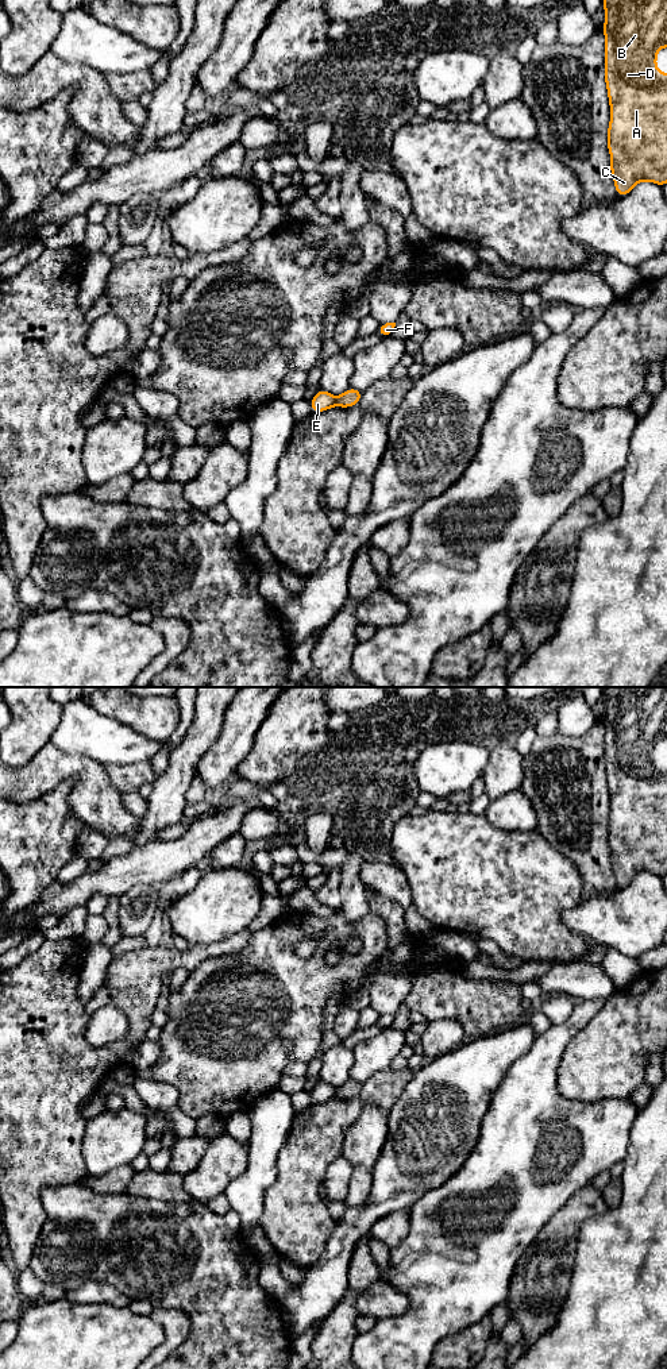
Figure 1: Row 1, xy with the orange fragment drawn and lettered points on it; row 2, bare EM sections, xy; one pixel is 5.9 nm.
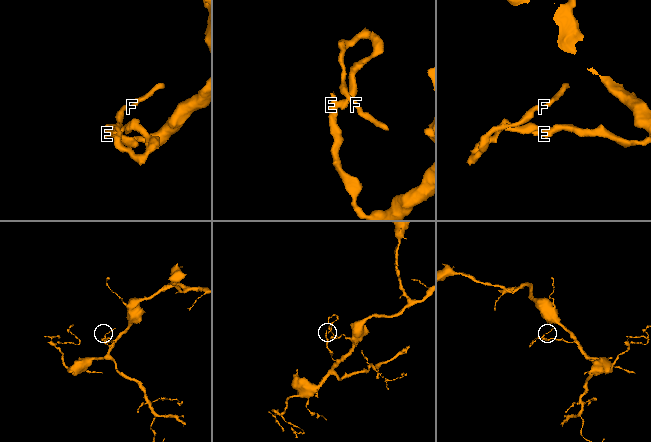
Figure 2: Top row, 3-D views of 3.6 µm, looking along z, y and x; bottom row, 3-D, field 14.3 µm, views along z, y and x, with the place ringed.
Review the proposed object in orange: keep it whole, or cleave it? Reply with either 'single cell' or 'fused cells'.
fused cells

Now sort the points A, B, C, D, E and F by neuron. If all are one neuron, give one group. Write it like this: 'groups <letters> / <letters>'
groups A B C D E / F

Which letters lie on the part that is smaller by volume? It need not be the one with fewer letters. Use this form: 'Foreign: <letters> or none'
Foreign: F

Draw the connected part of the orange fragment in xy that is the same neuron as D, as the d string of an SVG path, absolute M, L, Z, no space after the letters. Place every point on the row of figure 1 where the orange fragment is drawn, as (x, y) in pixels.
M604 0L605 84L610 104L608 150L610 171L618 197L626 196L640 181L667 184L667 74L656 68L658 53L667 46L667 0Z

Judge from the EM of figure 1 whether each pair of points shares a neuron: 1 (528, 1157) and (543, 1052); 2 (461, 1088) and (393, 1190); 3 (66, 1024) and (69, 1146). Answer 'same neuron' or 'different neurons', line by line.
1: same neuron
2: same neuron
3: same neuron

